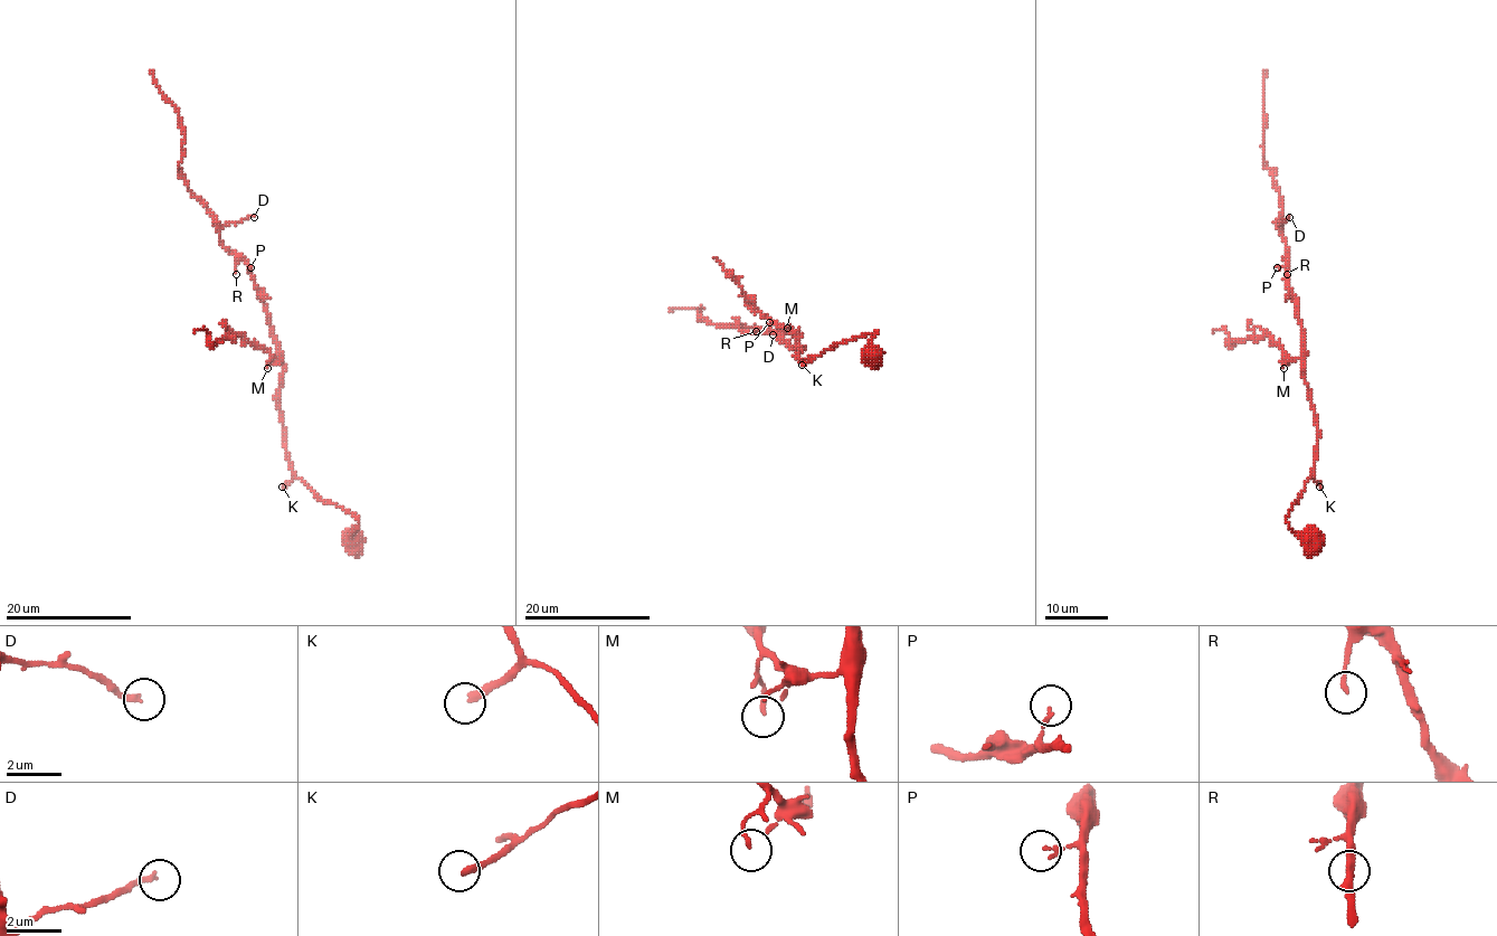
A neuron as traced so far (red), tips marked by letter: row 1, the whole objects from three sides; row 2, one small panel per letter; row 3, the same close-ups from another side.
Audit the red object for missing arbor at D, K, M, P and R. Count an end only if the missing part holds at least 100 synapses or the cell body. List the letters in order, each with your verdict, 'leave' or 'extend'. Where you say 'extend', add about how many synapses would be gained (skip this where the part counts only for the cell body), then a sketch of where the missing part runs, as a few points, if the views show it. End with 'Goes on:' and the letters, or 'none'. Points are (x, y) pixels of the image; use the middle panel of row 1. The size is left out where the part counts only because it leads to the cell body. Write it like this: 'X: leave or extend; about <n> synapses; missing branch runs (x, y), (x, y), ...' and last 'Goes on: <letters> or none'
D: leave
K: extend; about 200 synapses
M: leave
P: leave
R: leave
Goes on: K

